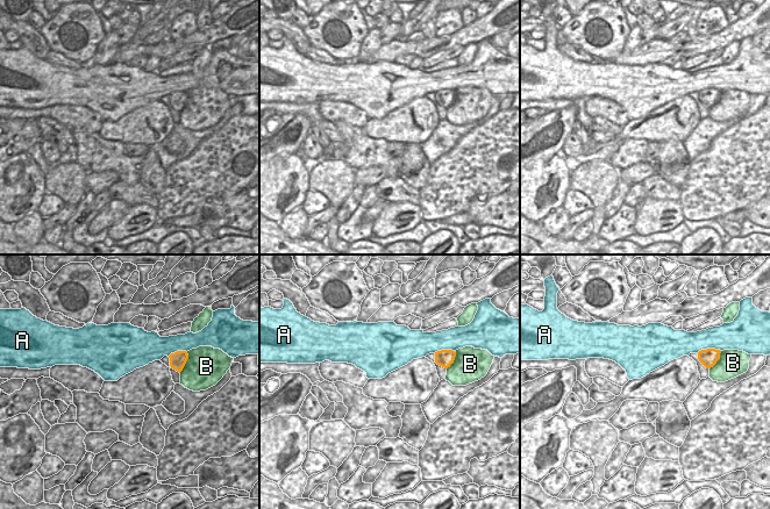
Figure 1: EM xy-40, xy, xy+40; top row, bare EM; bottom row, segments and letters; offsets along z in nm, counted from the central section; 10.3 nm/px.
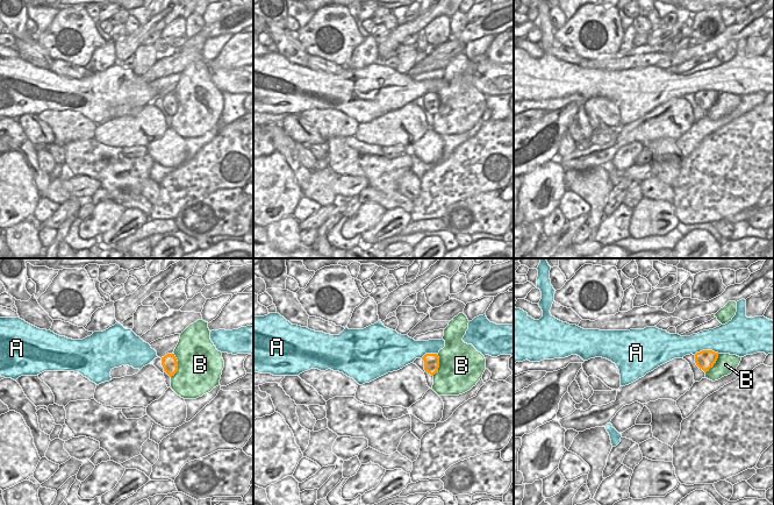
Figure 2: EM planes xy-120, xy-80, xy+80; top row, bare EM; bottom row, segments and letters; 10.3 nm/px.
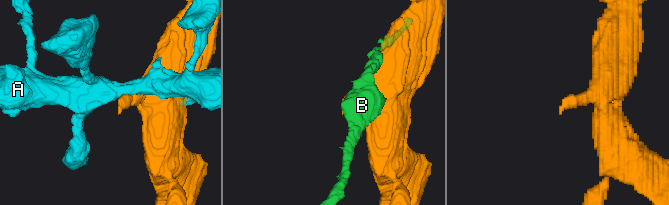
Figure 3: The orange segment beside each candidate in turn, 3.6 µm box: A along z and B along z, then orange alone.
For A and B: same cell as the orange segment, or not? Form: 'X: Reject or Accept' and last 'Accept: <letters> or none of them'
A: Reject
B: Reject
Accept: none of them

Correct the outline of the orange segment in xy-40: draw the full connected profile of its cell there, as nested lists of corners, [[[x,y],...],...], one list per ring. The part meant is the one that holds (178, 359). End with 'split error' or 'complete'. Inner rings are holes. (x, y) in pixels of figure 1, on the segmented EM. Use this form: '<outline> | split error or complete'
[[[177,351],[174,353],[171,353],[169,358],[171,368],[180,373],[188,359],[188,354],[186,351]]] | complete

